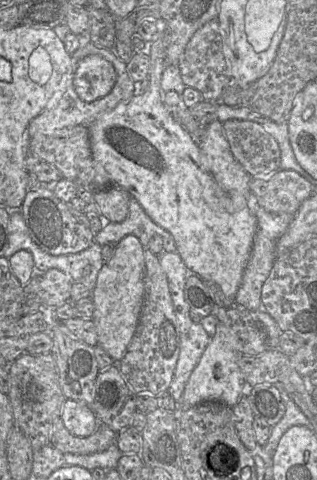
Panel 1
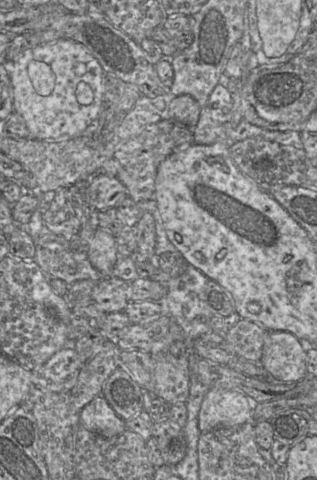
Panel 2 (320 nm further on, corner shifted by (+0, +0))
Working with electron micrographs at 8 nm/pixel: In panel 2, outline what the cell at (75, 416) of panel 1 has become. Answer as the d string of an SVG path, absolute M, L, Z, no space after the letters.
M99 395L80 412L80 423L89 431L112 438L126 430L125 422L114 412L107 400Z

